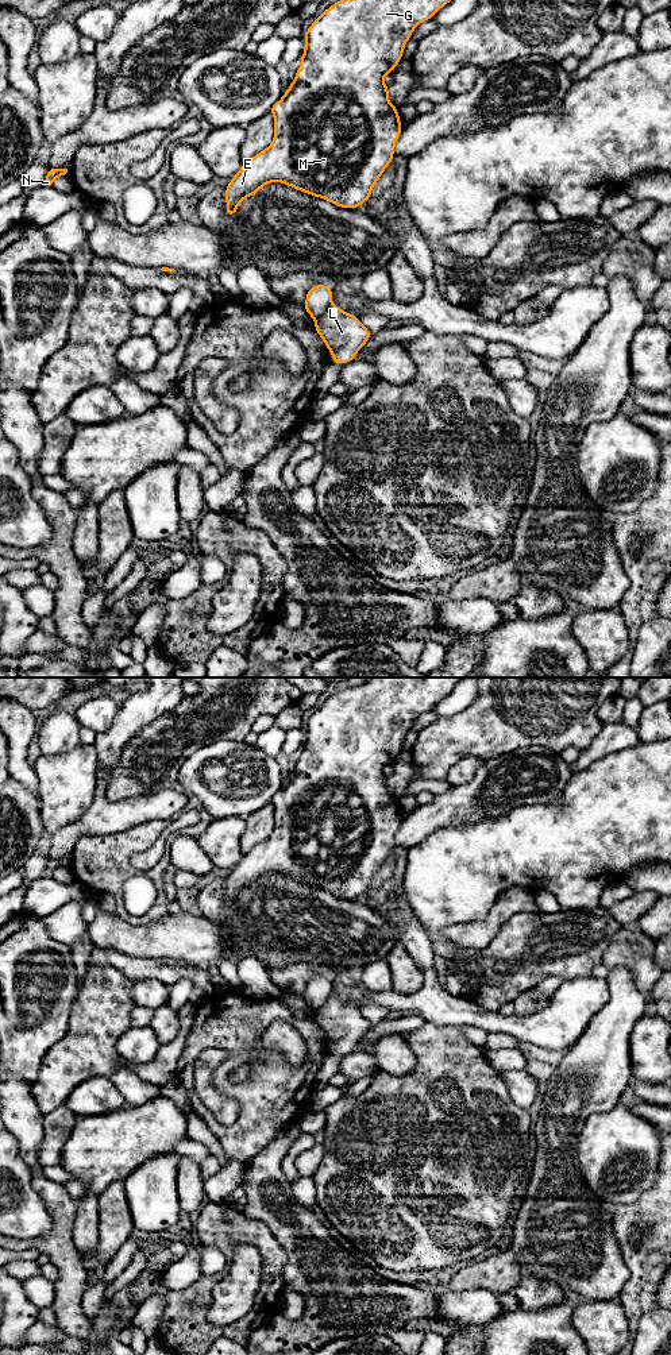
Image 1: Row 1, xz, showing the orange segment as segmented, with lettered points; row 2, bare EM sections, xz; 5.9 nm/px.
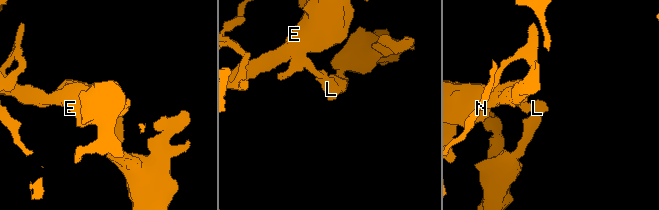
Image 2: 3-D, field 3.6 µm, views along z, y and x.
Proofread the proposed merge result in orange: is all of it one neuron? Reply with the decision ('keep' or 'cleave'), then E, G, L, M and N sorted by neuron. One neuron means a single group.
cleave; E G M / L N

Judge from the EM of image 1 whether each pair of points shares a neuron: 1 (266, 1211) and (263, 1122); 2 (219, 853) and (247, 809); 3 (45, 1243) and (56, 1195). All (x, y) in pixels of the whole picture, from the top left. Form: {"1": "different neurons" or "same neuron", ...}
{"1": "different neurons", "2": "different neurons", "3": "same neuron"}

